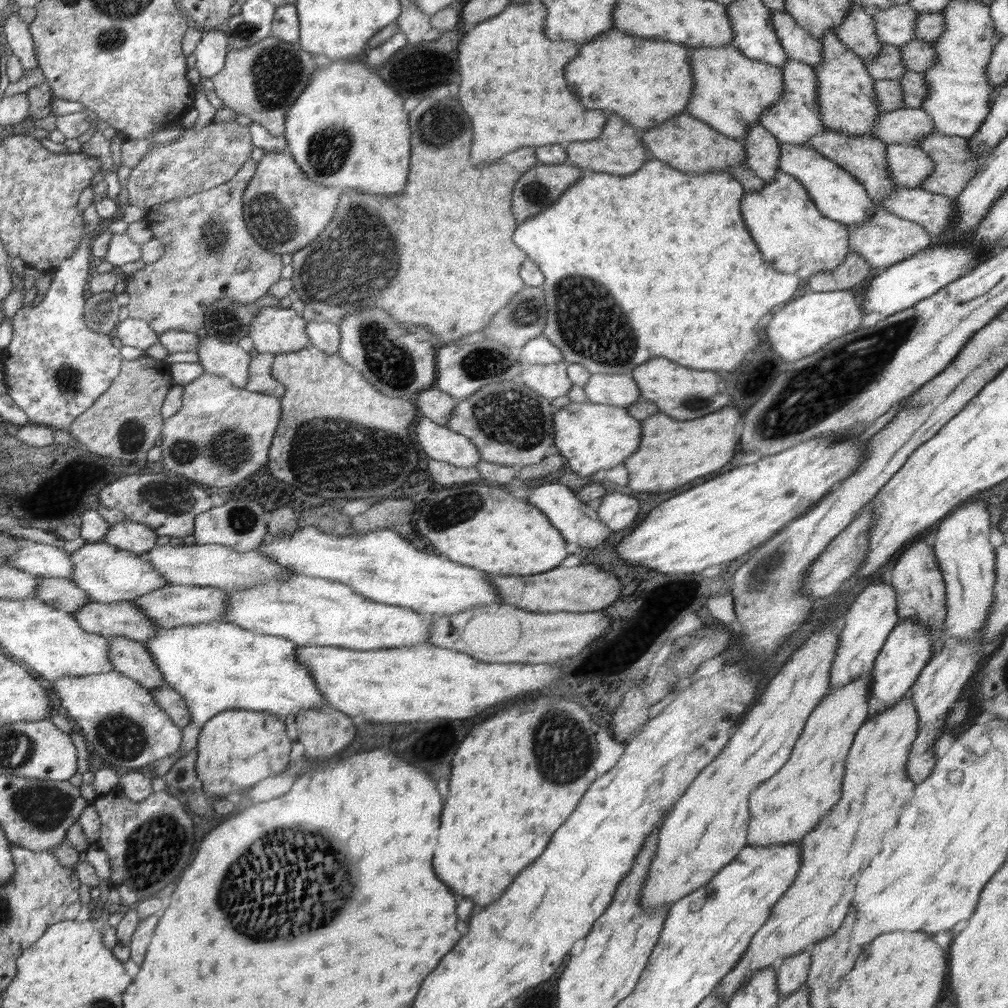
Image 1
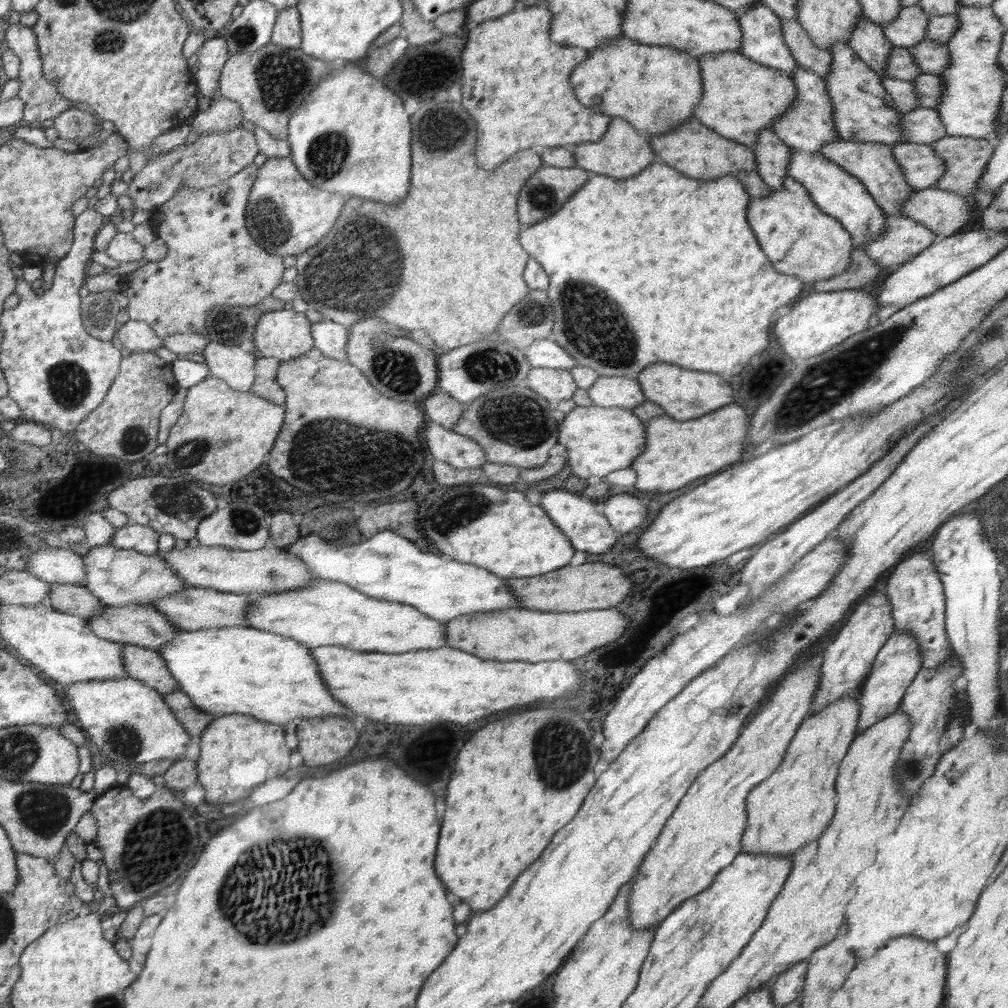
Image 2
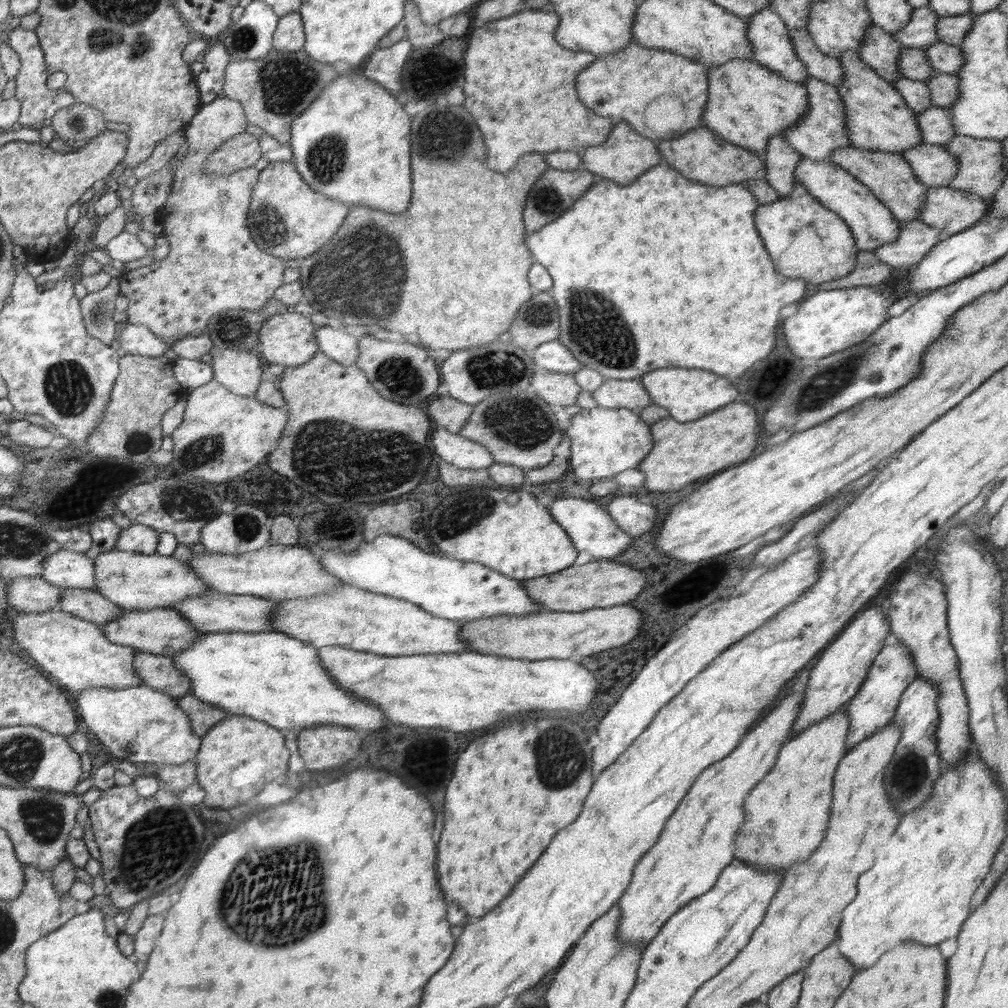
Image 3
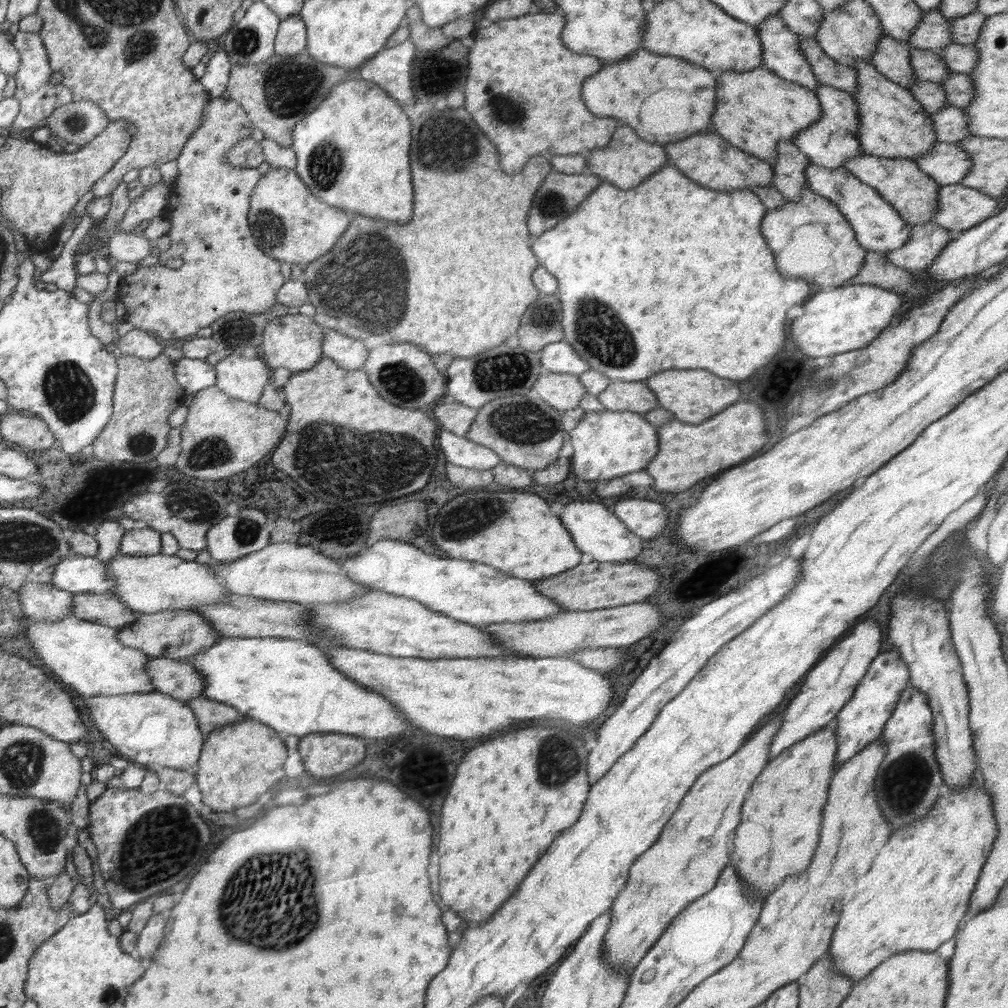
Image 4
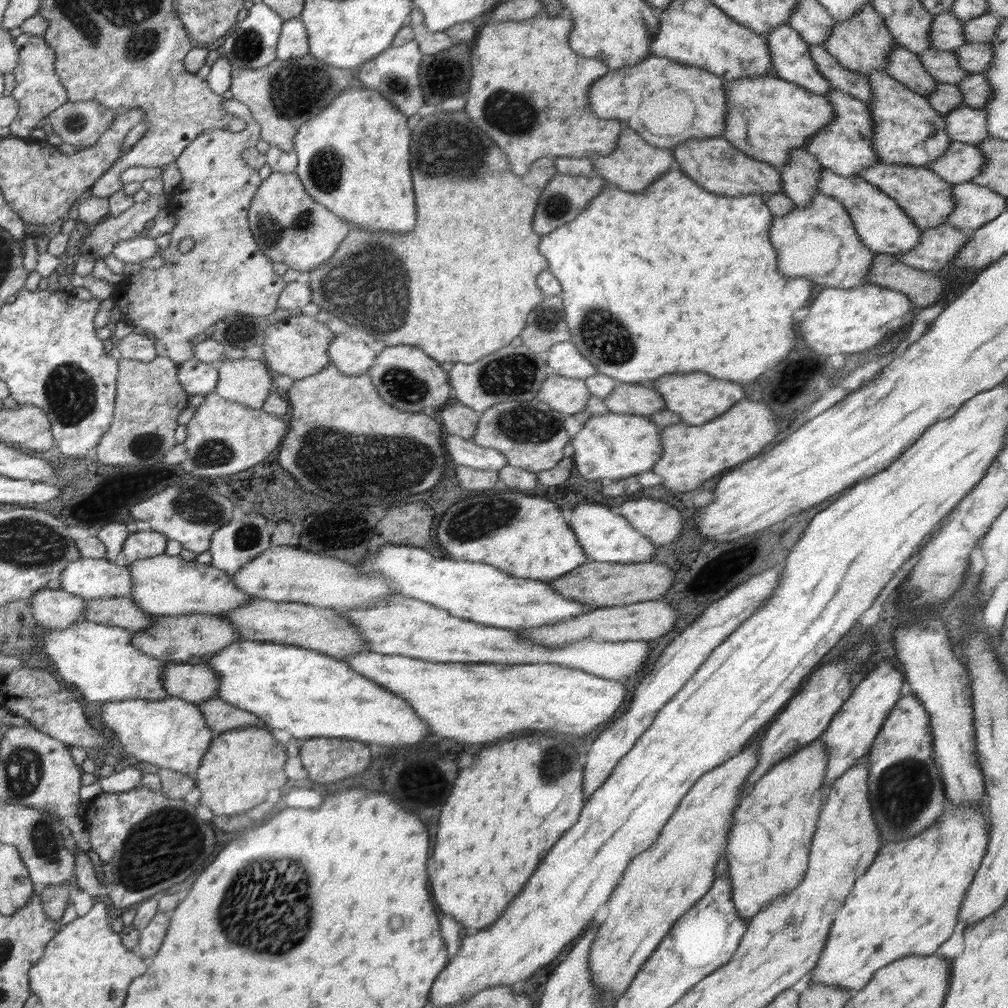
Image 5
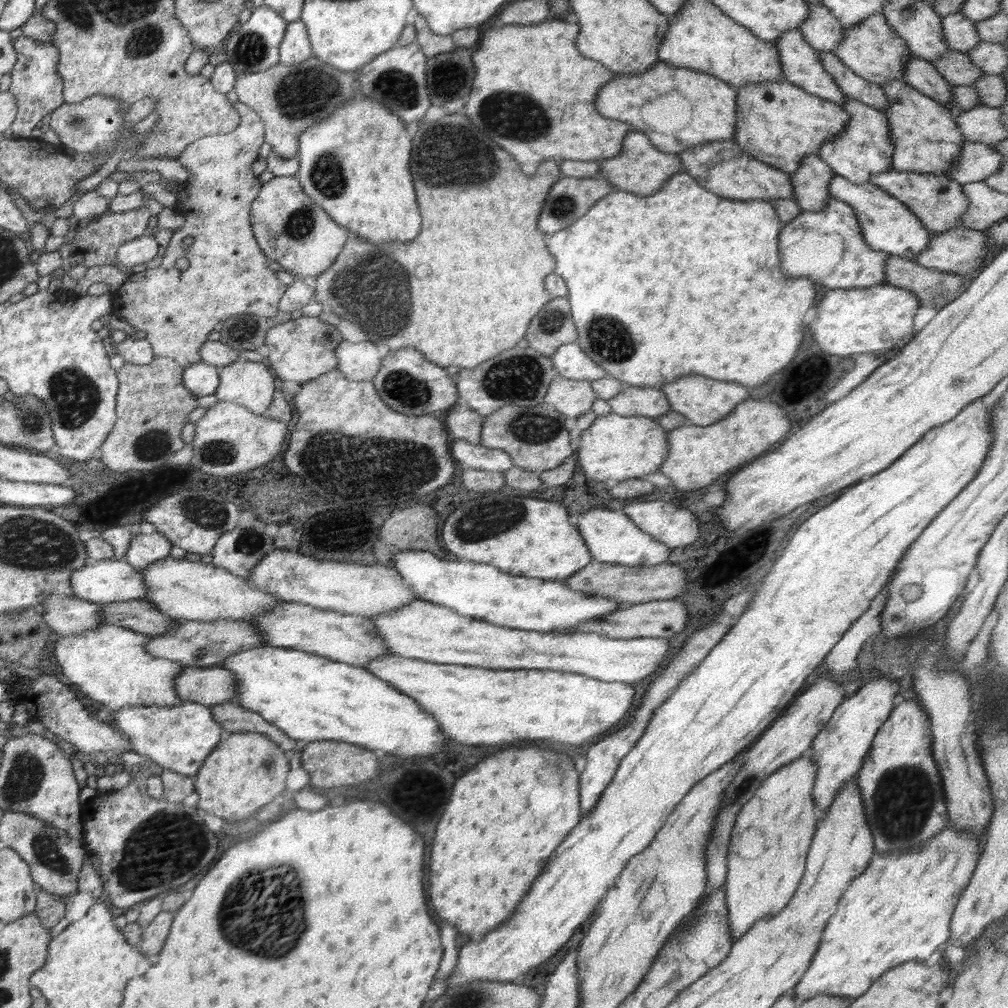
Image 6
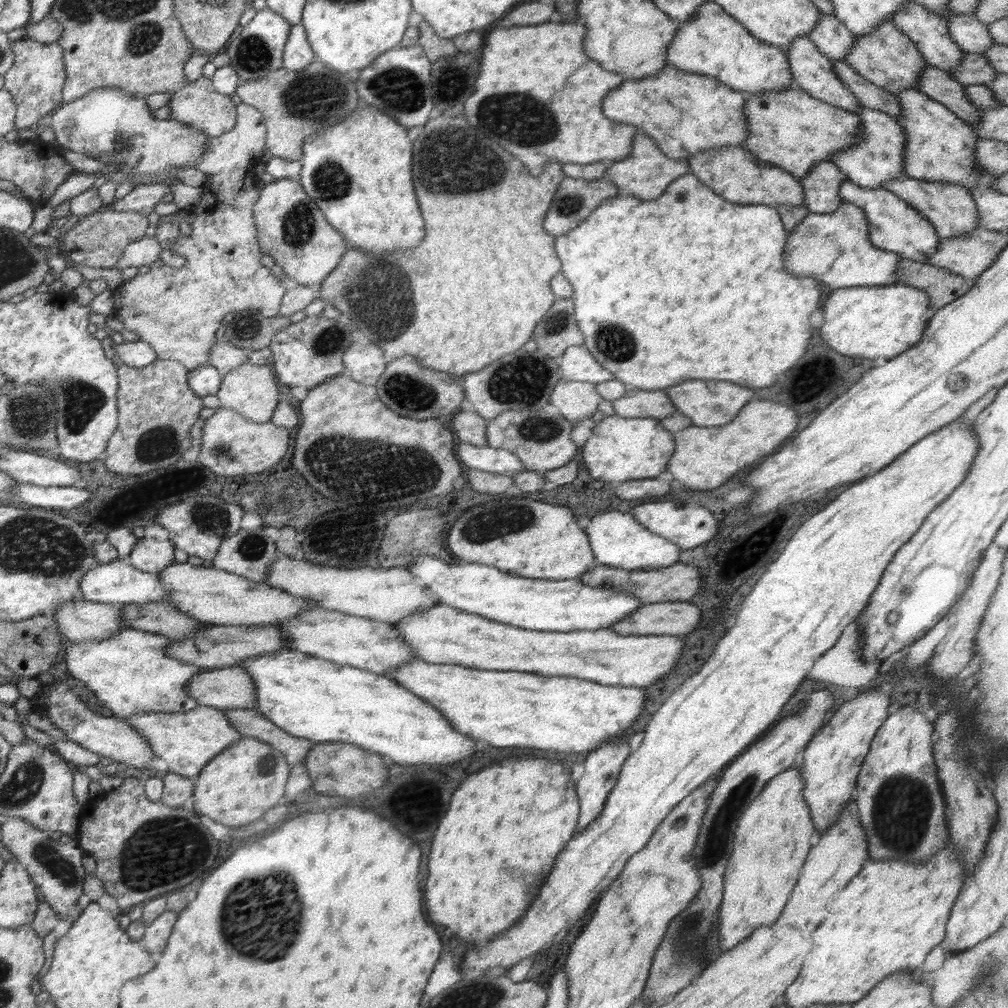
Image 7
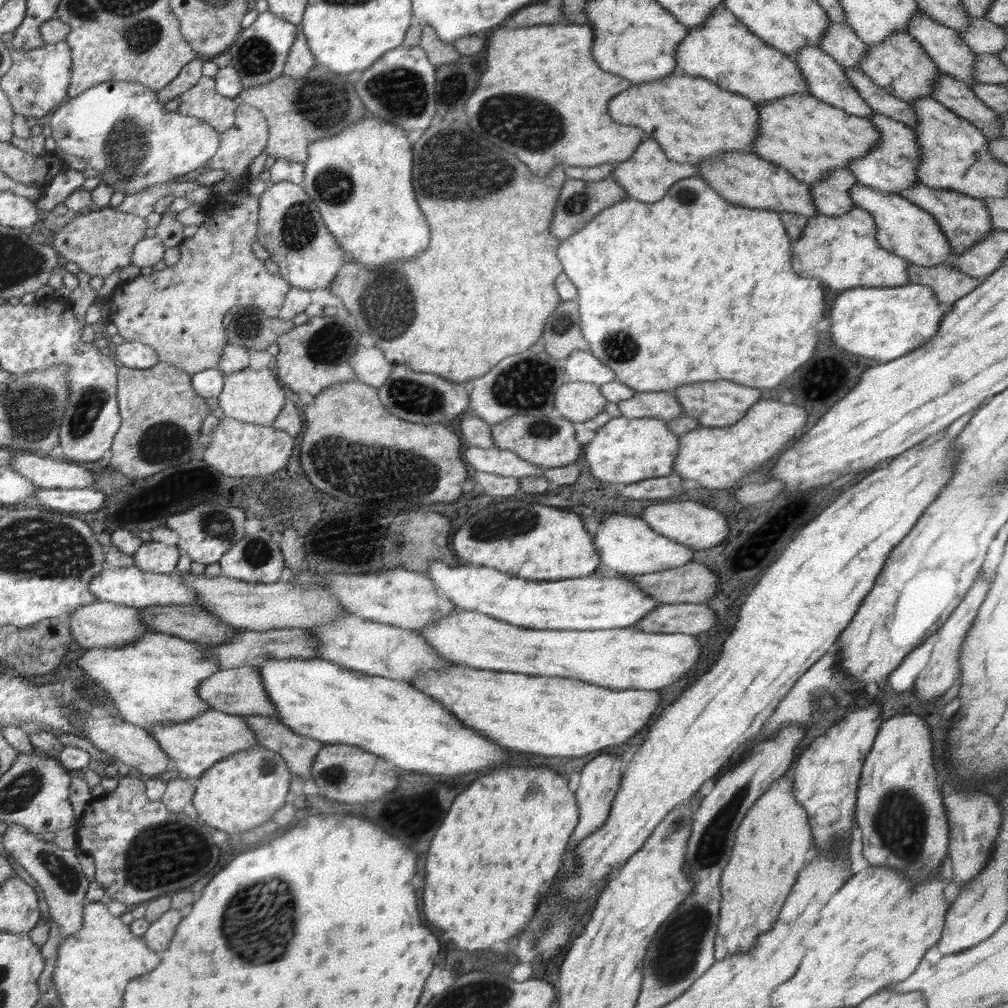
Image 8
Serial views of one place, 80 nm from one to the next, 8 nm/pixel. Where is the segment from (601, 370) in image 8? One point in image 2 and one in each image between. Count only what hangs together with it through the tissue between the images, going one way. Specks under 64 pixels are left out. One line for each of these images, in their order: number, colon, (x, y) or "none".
2: (545, 352)
3: (553, 356)
4: (560, 357)
5: (566, 359)
6: (573, 363)
7: (578, 364)

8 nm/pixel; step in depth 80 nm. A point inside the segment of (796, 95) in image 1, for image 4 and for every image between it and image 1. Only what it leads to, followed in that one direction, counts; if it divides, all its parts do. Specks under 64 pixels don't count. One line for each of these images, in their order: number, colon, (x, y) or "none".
2: (807, 124)
3: (821, 130)
4: (834, 138)

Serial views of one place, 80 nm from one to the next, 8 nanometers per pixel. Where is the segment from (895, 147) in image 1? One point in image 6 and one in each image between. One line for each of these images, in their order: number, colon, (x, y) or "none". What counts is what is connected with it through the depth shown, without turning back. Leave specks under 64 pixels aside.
2: (921, 166)
3: (933, 166)
4: (945, 162)
5: (961, 161)
6: (977, 160)

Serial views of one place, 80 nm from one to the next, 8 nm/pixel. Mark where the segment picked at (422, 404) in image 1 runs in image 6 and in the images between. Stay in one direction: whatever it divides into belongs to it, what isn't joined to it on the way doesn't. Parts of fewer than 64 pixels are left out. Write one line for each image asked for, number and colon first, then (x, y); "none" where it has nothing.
2: (443, 409)
3: (447, 412)
4: (453, 416)
5: (458, 419)
6: (464, 423)

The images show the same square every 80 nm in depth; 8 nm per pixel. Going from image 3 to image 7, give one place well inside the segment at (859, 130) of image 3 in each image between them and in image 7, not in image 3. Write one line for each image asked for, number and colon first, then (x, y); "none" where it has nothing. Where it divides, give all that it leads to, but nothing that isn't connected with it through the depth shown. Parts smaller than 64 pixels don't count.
4: (892, 123)
5: (907, 131)
6: (926, 139)
7: (939, 146)

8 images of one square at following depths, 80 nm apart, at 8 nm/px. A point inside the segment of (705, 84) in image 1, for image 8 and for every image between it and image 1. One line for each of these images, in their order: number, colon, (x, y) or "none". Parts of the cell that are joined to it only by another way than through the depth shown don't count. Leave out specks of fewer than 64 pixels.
2: (742, 98)
3: (748, 104)
4: (757, 109)
5: (767, 116)
6: (779, 123)
7: (791, 129)
8: (809, 138)

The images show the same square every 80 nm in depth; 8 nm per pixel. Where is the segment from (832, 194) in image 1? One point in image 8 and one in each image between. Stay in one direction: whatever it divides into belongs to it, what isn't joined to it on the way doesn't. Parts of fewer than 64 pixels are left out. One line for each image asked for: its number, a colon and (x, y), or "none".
2: (836, 192)
3: (872, 224)
4: (878, 227)
5: (882, 226)
6: (887, 224)
7: (893, 225)
8: (903, 228)

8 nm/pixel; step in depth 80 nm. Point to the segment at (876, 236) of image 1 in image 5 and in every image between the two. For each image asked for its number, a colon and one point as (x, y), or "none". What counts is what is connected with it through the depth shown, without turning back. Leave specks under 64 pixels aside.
2: (902, 239)
3: (916, 238)
4: (927, 240)
5: (936, 249)

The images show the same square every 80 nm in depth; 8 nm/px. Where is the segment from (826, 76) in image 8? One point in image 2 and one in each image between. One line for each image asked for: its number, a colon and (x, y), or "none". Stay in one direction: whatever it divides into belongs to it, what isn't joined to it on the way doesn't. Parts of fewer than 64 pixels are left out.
2: (763, 42)
3: (769, 36)
4: (783, 56)
5: (791, 60)
6: (802, 66)
7: (812, 71)

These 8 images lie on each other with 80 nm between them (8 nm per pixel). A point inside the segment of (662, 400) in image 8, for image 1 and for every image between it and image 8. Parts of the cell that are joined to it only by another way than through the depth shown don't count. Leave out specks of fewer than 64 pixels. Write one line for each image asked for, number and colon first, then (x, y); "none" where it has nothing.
1: (620, 389)
2: (608, 391)
3: (614, 393)
4: (636, 396)
5: (626, 398)
6: (633, 401)
7: (636, 403)

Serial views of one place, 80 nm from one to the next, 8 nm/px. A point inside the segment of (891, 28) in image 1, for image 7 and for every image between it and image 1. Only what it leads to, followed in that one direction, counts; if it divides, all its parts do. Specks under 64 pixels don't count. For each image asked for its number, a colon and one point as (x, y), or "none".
2: (909, 28)
3: (921, 31)
4: (934, 32)
5: (947, 33)
6: (960, 34)
7: (966, 31)

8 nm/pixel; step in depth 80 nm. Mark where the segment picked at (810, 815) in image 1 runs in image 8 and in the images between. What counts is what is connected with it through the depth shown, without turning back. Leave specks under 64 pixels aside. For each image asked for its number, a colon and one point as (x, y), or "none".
2: (793, 808)
3: (788, 815)
4: (782, 822)
5: (768, 854)
6: (771, 836)
7: (775, 833)
8: (772, 845)

